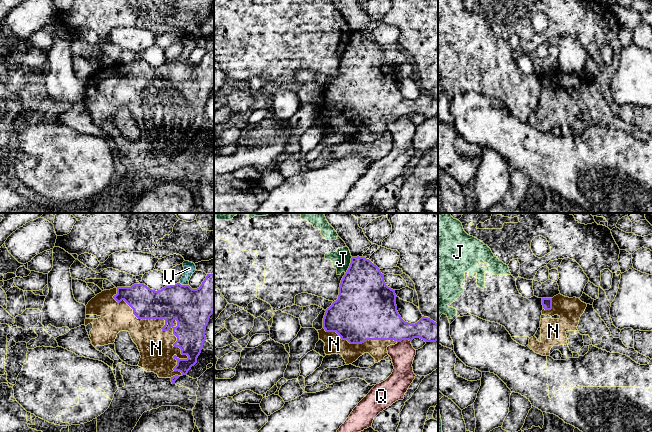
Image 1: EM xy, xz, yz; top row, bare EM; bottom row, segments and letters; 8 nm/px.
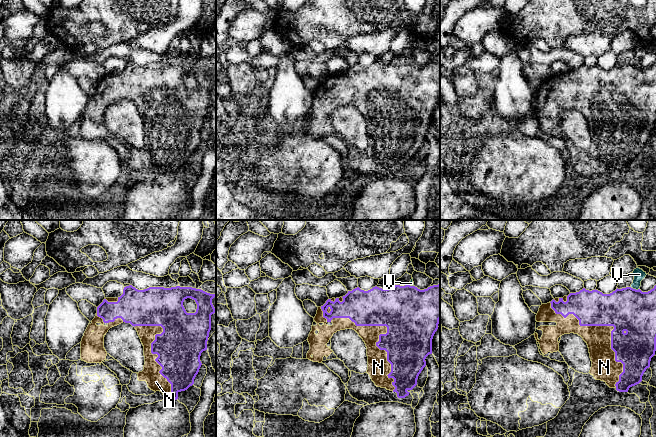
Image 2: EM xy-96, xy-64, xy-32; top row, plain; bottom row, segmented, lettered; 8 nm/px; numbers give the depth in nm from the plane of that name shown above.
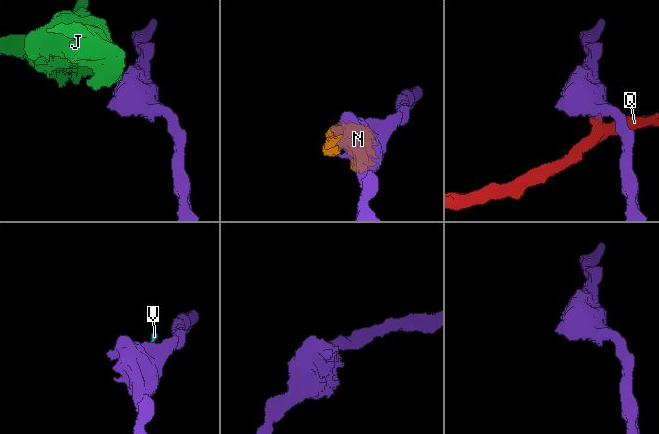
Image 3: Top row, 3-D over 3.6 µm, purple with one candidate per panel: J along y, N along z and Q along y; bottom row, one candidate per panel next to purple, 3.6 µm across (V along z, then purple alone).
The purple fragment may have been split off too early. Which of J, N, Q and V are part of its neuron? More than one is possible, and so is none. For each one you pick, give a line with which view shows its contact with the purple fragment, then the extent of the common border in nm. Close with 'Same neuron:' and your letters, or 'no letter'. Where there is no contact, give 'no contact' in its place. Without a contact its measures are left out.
N: meets purple in xy; contact 900 nm long
Same neuron: N

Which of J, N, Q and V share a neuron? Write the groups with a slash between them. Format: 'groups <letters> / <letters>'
groups J / N / Q V

